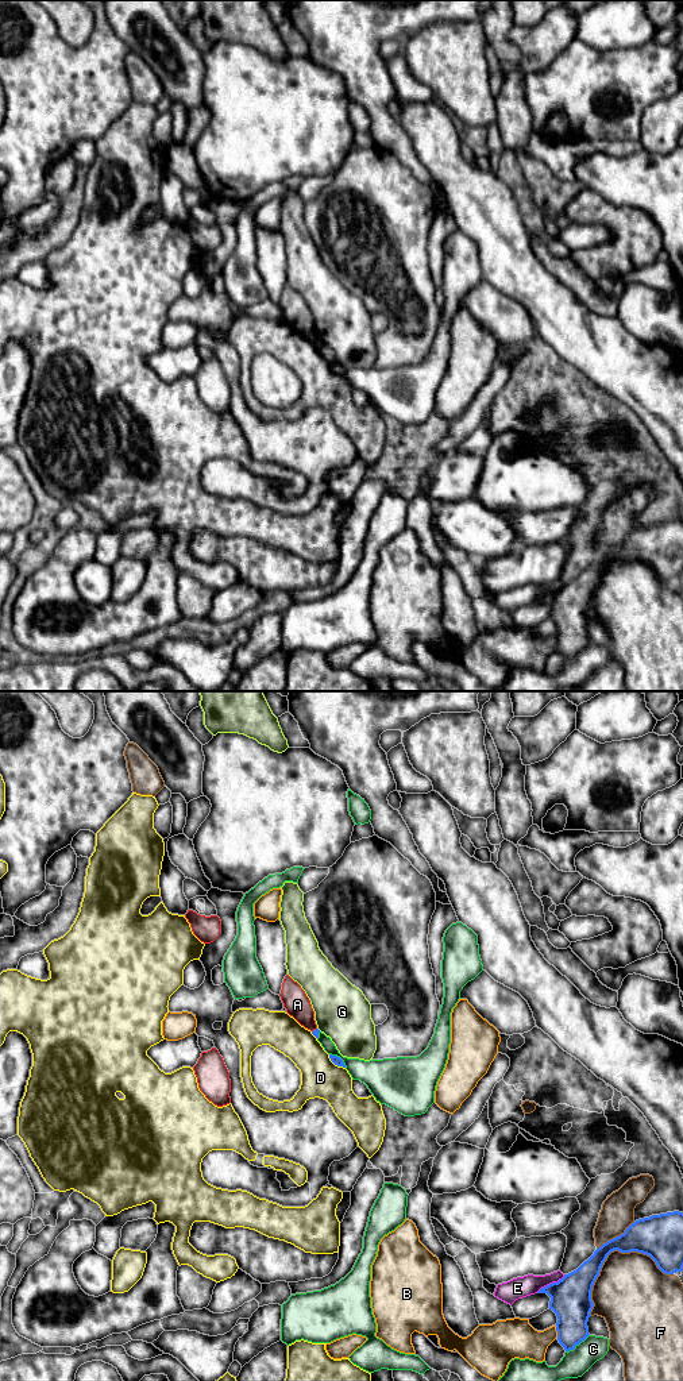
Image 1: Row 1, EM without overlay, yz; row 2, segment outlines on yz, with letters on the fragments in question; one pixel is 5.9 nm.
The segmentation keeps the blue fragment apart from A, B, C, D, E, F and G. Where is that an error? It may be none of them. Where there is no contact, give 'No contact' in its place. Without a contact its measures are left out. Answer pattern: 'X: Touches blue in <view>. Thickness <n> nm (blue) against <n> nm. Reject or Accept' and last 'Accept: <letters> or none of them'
A: Touches blue in yz. Thickness 40 nm (blue) against 150 nm. Reject
B: Touches blue in yz. Thickness 240 nm (blue) against 240 nm. Reject
C: Touches blue in yz. Thickness 240 nm (blue) against 160 nm. Reject
D: Touches blue in yz. Thickness 50 nm (blue) against 240 nm. Reject
E: Touches blue in yz. Thickness 240 nm (blue) against 130 nm. Reject
F: Touches blue in yz. Thickness 220 nm (blue) against 400 nm. Reject
G: No contact. Reject
Accept: none of them

